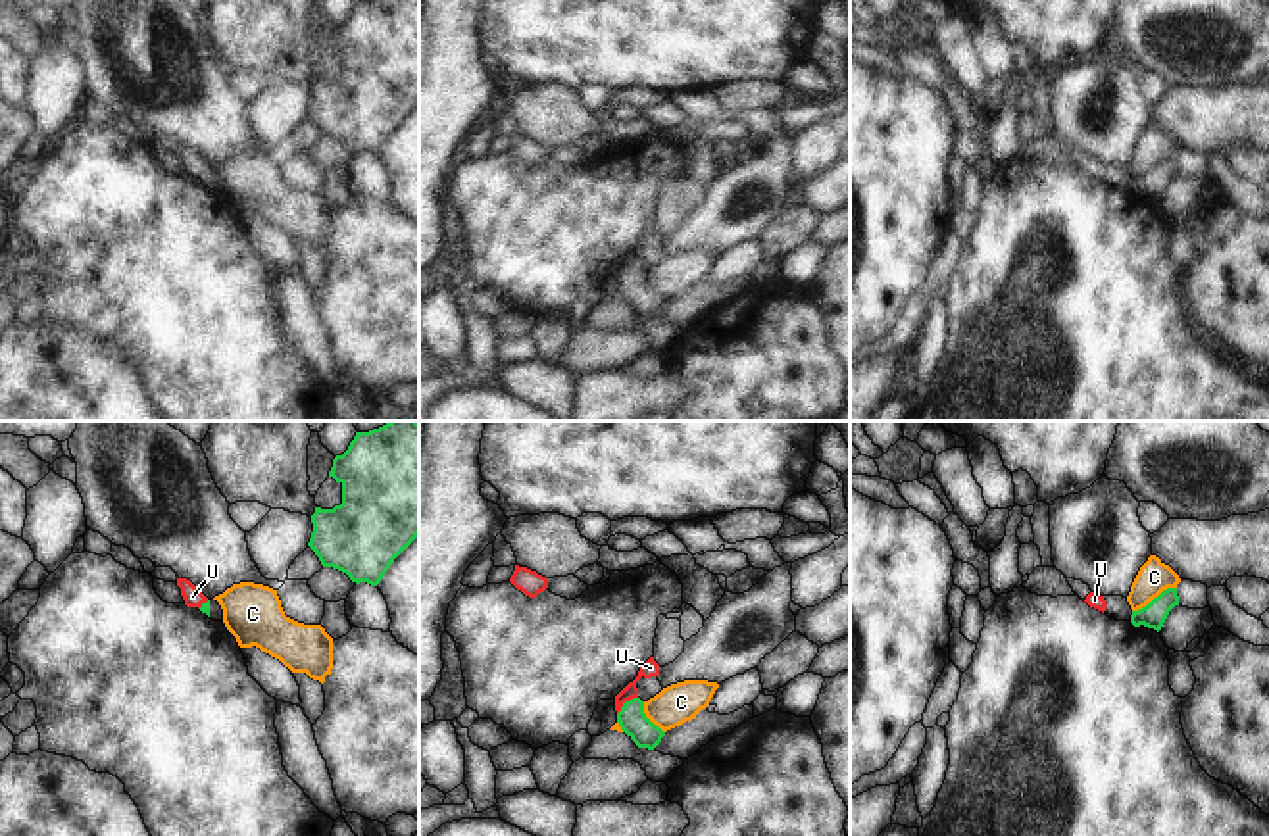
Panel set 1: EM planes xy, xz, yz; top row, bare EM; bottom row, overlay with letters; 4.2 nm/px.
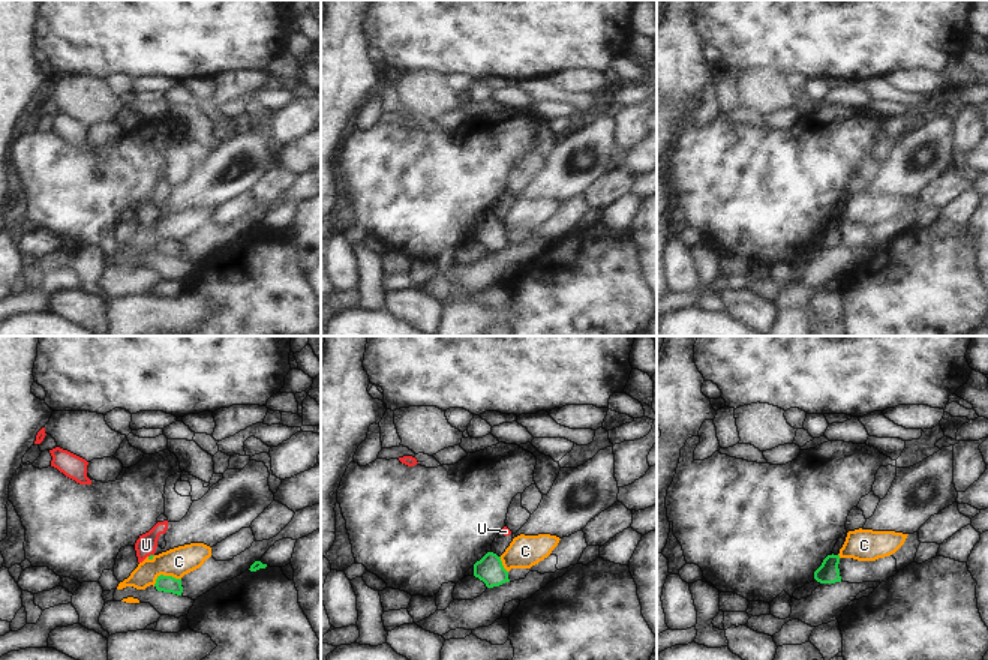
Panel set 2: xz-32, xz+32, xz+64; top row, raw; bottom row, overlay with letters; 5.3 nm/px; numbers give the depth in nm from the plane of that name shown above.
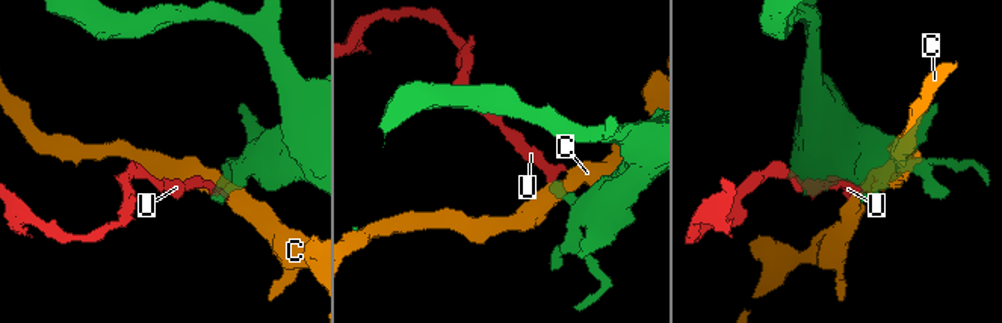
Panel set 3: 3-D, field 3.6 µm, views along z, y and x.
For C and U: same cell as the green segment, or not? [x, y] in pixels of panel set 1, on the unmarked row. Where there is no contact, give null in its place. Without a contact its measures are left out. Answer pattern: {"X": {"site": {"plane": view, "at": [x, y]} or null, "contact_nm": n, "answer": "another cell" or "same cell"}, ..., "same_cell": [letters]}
{"C": {"site": {"plane": "yz", "at": [1154, 168]}, "contact_nm": 220, "answer": "another cell"}, "U": {"site": {"plane": "xz", "at": [625, 271]}, "contact_nm": 120, "answer": "same cell"}, "same_cell": ["U"]}

